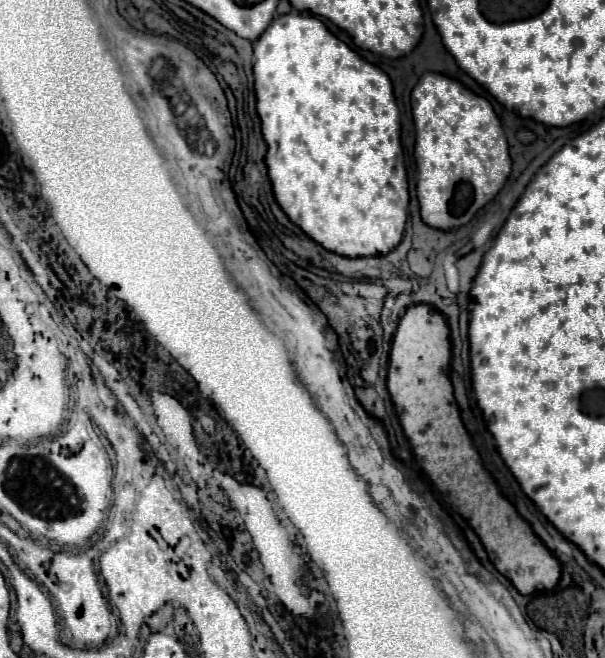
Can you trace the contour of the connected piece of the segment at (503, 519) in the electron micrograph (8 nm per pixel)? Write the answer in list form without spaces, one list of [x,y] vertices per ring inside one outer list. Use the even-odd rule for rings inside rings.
[[[428,304],[410,306],[406,310],[406,314],[400,318],[394,340],[392,340],[390,364],[388,364],[388,382],[386,382],[388,392],[392,396],[392,402],[396,406],[396,412],[398,412],[400,424],[402,424],[402,428],[406,428],[406,436],[412,442],[414,452],[426,452],[426,456],[422,458],[422,468],[428,474],[428,478],[434,482],[434,486],[442,494],[448,494],[454,498],[454,506],[456,506],[458,514],[464,518],[470,518],[470,526],[478,534],[484,548],[494,552],[494,556],[490,558],[494,568],[500,574],[504,574],[520,594],[532,594],[536,590],[550,590],[560,580],[558,560],[540,542],[540,538],[534,536],[534,532],[518,516],[514,506],[506,498],[502,498],[500,492],[496,492],[496,488],[494,488],[496,484],[490,478],[486,478],[488,474],[478,472],[478,470],[486,470],[486,468],[482,466],[478,452],[470,444],[470,436],[466,436],[466,428],[460,420],[460,410],[458,410],[458,404],[456,404],[452,388],[450,388],[448,372],[444,368],[444,358],[450,358],[448,334],[450,332],[448,332],[446,320],[434,306],[428,306]]]

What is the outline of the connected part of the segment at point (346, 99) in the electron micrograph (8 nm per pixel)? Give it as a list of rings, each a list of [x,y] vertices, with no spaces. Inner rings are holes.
[[[284,14],[280,16],[278,20],[274,20],[266,32],[254,42],[254,56],[256,56],[256,62],[254,62],[254,92],[256,92],[256,112],[260,116],[260,122],[262,122],[262,136],[266,140],[266,170],[268,170],[268,176],[270,176],[270,182],[272,182],[272,188],[274,188],[274,198],[278,200],[278,206],[286,212],[286,216],[296,224],[300,226],[314,242],[318,242],[322,248],[338,254],[338,256],[348,256],[348,258],[364,258],[364,256],[384,256],[388,252],[392,252],[400,240],[402,240],[402,234],[404,234],[404,224],[406,224],[406,210],[408,210],[408,182],[406,182],[406,168],[404,168],[404,158],[400,156],[402,154],[402,146],[400,146],[400,116],[398,116],[398,106],[396,106],[396,100],[394,100],[394,94],[392,94],[392,84],[390,84],[390,78],[376,66],[368,64],[366,60],[362,60],[354,50],[350,50],[350,46],[346,46],[344,42],[340,42],[316,16],[304,16],[304,14]]]

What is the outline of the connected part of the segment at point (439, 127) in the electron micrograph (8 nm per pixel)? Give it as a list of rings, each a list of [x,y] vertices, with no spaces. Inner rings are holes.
[[[424,74],[412,90],[410,104],[416,126],[416,148],[414,148],[414,158],[418,164],[416,194],[420,202],[422,222],[436,230],[460,228],[468,224],[472,216],[500,192],[506,178],[510,176],[510,154],[502,124],[486,98],[472,94],[462,84],[442,74]]]

